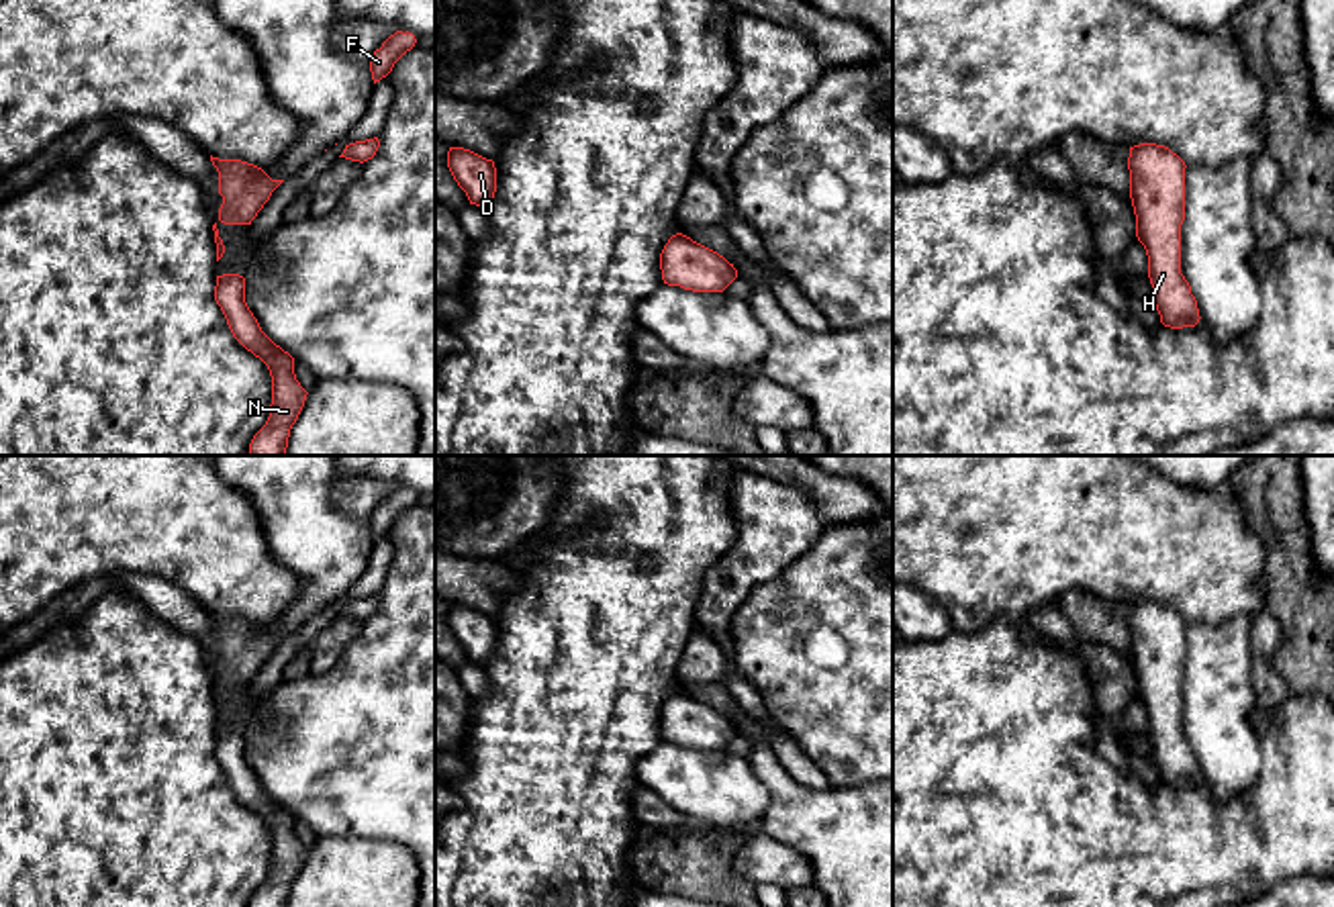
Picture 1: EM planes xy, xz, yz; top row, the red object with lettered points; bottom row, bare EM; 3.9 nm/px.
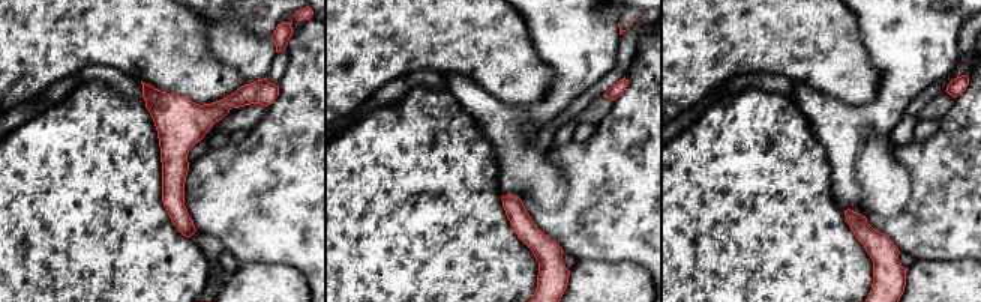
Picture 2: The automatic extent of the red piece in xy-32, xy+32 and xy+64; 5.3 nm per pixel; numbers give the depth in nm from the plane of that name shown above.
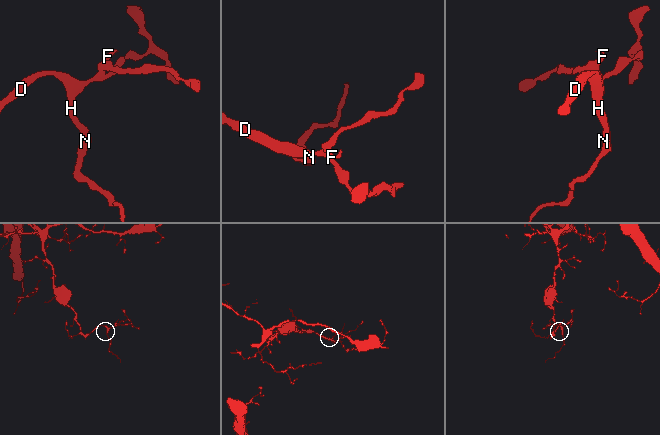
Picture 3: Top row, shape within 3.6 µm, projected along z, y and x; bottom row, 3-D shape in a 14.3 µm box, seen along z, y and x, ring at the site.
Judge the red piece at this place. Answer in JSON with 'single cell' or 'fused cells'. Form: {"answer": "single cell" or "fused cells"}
{"answer": "single cell"}

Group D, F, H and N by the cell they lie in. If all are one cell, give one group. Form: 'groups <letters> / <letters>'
groups D F H N

